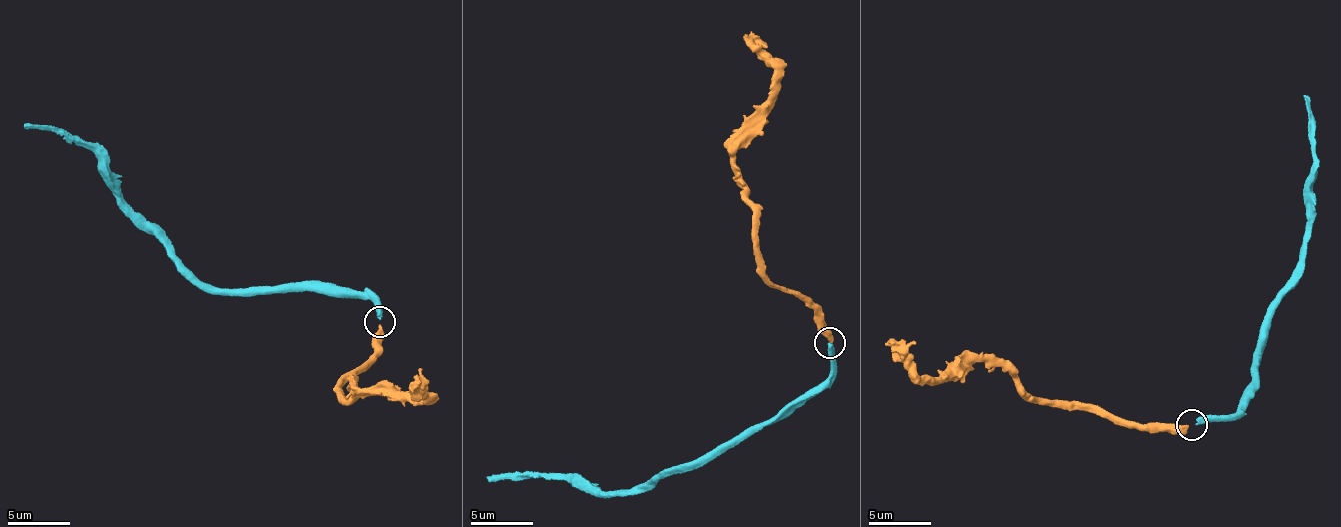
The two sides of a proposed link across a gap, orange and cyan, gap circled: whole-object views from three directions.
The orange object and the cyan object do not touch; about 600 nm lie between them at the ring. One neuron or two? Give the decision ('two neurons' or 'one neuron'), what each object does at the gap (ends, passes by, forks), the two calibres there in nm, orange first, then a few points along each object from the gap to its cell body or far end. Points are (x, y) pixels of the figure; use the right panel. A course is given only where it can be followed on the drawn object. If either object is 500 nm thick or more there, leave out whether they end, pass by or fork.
one neuron; orange ends; cyan ends; calibres 400 and 400 nm; course orange (1188, 425), (1152, 428), (1075, 402), (1051, 406), (1008, 371), (982, 361), (942, 377), (920, 376), (889, 340); course cyan (1194, 424), (1228, 418), (1239, 407), (1253, 378), (1252, 354), (1313, 226), (1308, 180), (1314, 165), (1304, 94)

